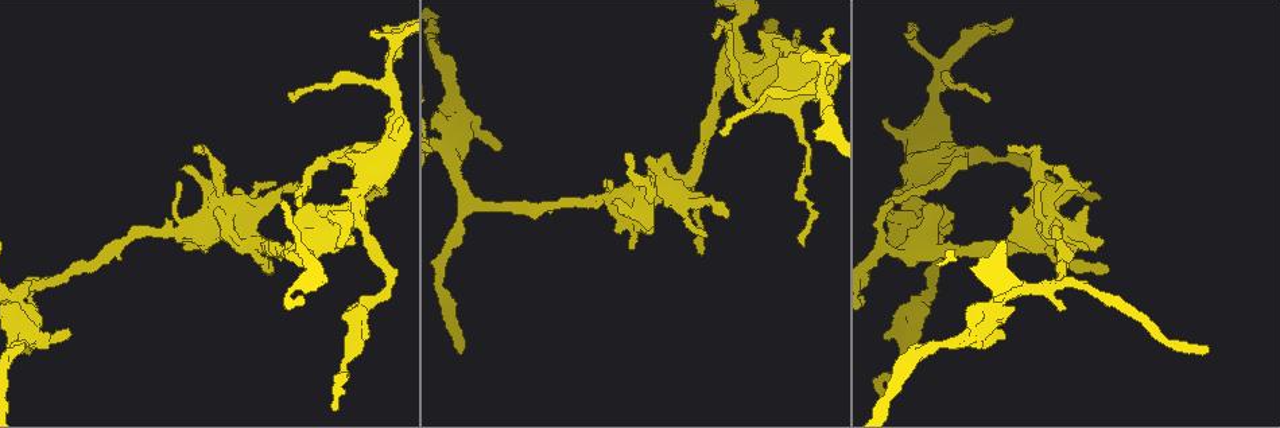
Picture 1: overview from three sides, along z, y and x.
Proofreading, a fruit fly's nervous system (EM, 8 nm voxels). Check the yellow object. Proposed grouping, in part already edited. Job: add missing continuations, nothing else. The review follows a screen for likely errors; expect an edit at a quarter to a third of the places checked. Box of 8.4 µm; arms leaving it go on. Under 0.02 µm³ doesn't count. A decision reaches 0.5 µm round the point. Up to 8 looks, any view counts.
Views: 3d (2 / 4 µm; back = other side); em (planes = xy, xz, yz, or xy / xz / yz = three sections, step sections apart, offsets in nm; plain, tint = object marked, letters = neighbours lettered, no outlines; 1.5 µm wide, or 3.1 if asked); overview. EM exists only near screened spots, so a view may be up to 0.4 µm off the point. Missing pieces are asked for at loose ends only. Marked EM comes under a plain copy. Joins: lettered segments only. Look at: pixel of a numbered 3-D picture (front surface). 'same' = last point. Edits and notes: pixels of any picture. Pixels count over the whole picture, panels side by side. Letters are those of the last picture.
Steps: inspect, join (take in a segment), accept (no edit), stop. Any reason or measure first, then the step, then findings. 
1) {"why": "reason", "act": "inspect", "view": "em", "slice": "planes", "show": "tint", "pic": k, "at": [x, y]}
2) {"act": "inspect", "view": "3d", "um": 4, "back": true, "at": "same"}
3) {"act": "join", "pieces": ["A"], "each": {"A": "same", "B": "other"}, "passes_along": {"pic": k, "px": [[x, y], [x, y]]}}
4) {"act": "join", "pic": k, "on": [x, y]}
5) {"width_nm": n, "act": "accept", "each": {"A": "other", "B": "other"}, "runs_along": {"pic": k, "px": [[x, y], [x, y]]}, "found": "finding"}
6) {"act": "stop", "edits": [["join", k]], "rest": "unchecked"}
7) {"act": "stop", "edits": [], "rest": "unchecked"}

{"why": "free end", "act": "inspect", "view": "em", "slice": "planes", "show": "letters", "pic": 1, "at": [461, 353]}

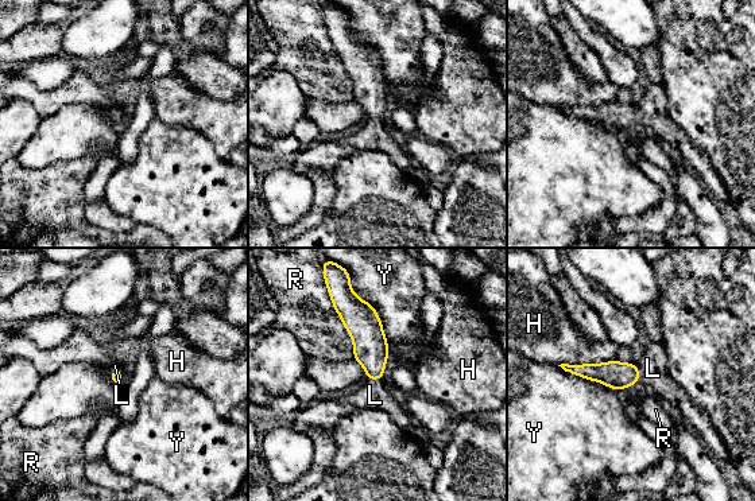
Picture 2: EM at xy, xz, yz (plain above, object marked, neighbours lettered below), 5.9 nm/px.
{"act": "join", "pieces": ["L"], "each": {"H": "other", "L": "same", "R": "other", "Y": "other"}, "found": "the neuron continues"}

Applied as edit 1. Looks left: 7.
{"why": "thin end", "act": "inspect", "view": "em", "slice": "planes", "show": "letters", "pic": 1, "at": [724, 131]}

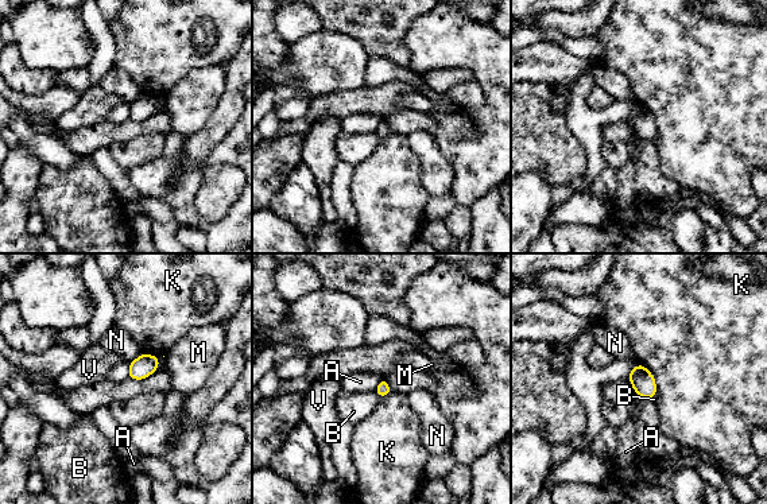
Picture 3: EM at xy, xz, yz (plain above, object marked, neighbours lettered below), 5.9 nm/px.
{"width_nm": 80, "longest_contact_nm": ["K", 220], "act": "accept", "each": {"A": "other", "B": "other", "K": "other", "M": "other", "N": "other", "V": "other"}, "found": "none of them fits"}

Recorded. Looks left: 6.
{"why": "thin end", "act": "inspect", "view": "em", "slice": "planes", "show": "letters", "pic": 1, "at": [801, 56]}

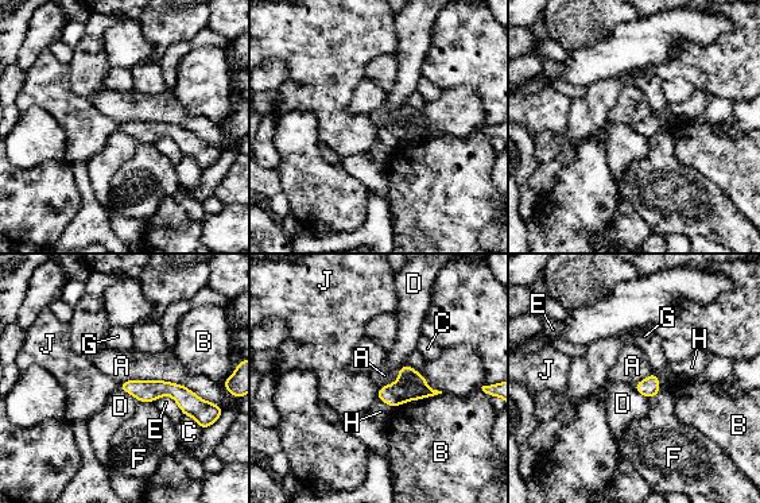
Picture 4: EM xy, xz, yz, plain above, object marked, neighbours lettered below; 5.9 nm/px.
{"width_nm": 120, "act": "accept", "each": {"A": "other", "B": "other", "C": "other", "D": "other", "E": "other", "F": "other", "G": "other", "H": "other", "J": "other"}, "runs_along": {"pic": 4, "px": [[124, 386], [173, 389], [198, 403]]}, "found": "no lettered segment goes on from it"}

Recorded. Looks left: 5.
{"act": "stop", "edits": [["join", 2]], "rest": "unchecked"}

